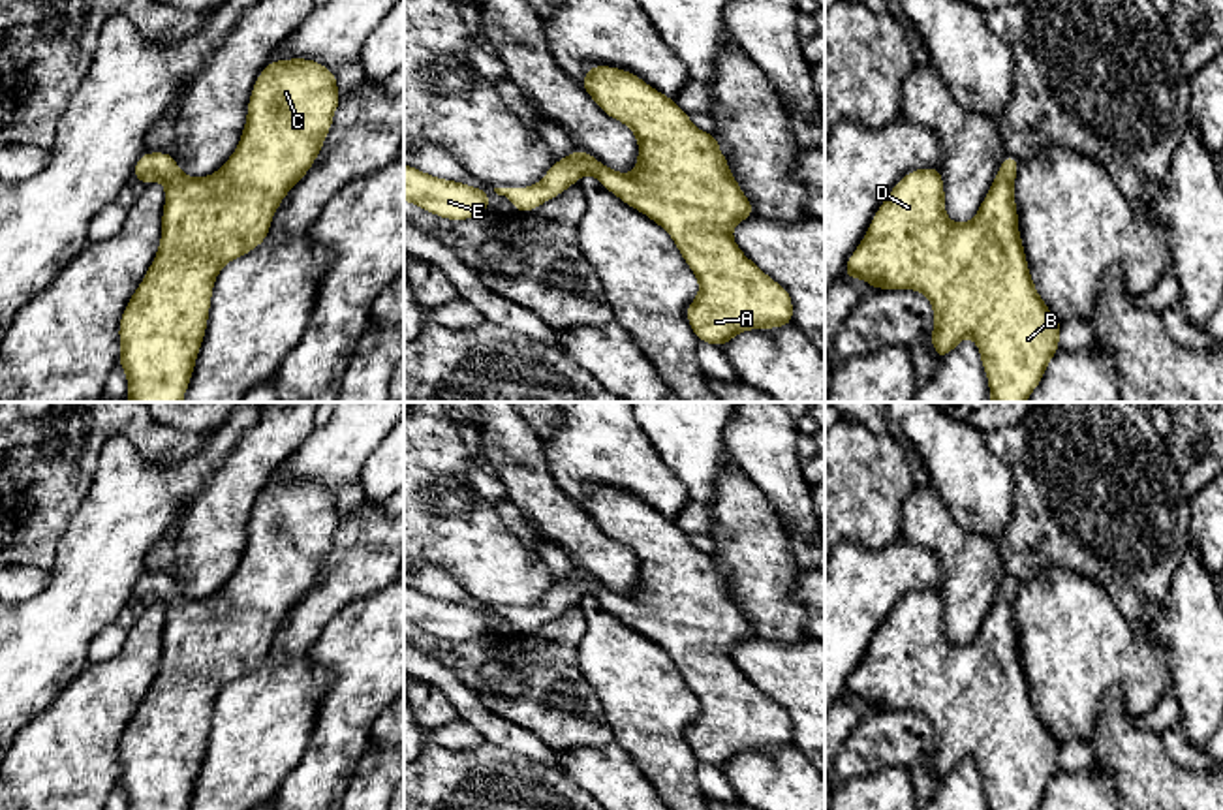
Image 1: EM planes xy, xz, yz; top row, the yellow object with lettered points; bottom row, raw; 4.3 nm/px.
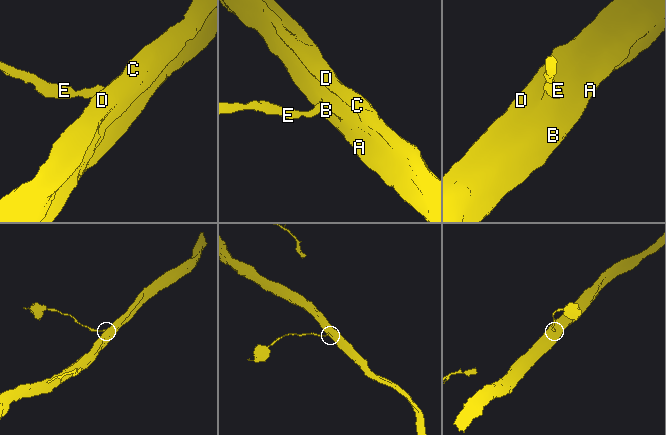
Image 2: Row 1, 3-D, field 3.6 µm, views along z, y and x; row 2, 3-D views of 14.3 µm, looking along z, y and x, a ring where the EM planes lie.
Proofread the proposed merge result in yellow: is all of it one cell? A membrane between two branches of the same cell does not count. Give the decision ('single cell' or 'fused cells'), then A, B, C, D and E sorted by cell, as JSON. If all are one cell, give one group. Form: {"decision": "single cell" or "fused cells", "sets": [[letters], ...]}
{"decision": "single cell", "sets": [["A", "B", "C", "D", "E"]]}

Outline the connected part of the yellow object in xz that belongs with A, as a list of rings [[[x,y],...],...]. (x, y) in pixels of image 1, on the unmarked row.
[[[588,487],[586,498],[579,502],[599,530],[614,541],[624,543],[639,562],[637,586],[629,596],[609,590],[590,573],[573,571],[552,584],[545,598],[528,609],[494,609],[505,616],[517,633],[532,633],[545,622],[577,605],[592,594],[603,609],[626,626],[646,635],[661,646],[684,682],[699,701],[699,716],[686,729],[688,744],[699,763],[723,769],[731,759],[748,750],[774,750],[793,746],[793,722],[789,712],[765,695],[733,662],[733,648],[753,637],[755,630],[744,616],[729,592],[727,579],[718,568],[718,556],[695,549],[689,534],[635,494],[612,487]]]

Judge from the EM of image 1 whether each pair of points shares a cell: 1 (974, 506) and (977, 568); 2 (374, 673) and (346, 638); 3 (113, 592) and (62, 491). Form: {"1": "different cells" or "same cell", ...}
{"1": "different cells", "2": "same cell", "3": "different cells"}

